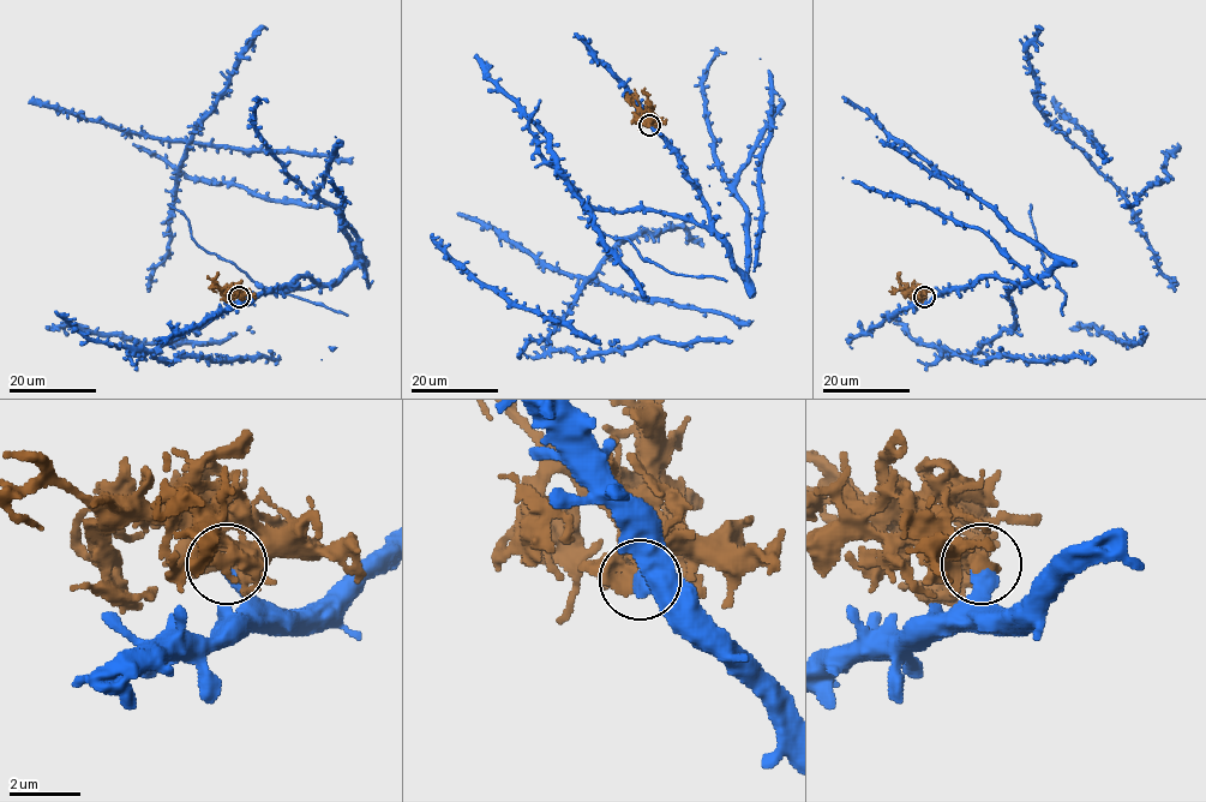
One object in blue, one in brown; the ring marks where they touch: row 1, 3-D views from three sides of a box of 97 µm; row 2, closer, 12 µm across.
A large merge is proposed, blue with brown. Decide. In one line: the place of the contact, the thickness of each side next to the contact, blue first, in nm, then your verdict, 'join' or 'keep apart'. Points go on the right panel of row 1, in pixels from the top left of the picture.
at (924, 297); 440 nm thick on the blue side, 340 nm on the other; keep apart

